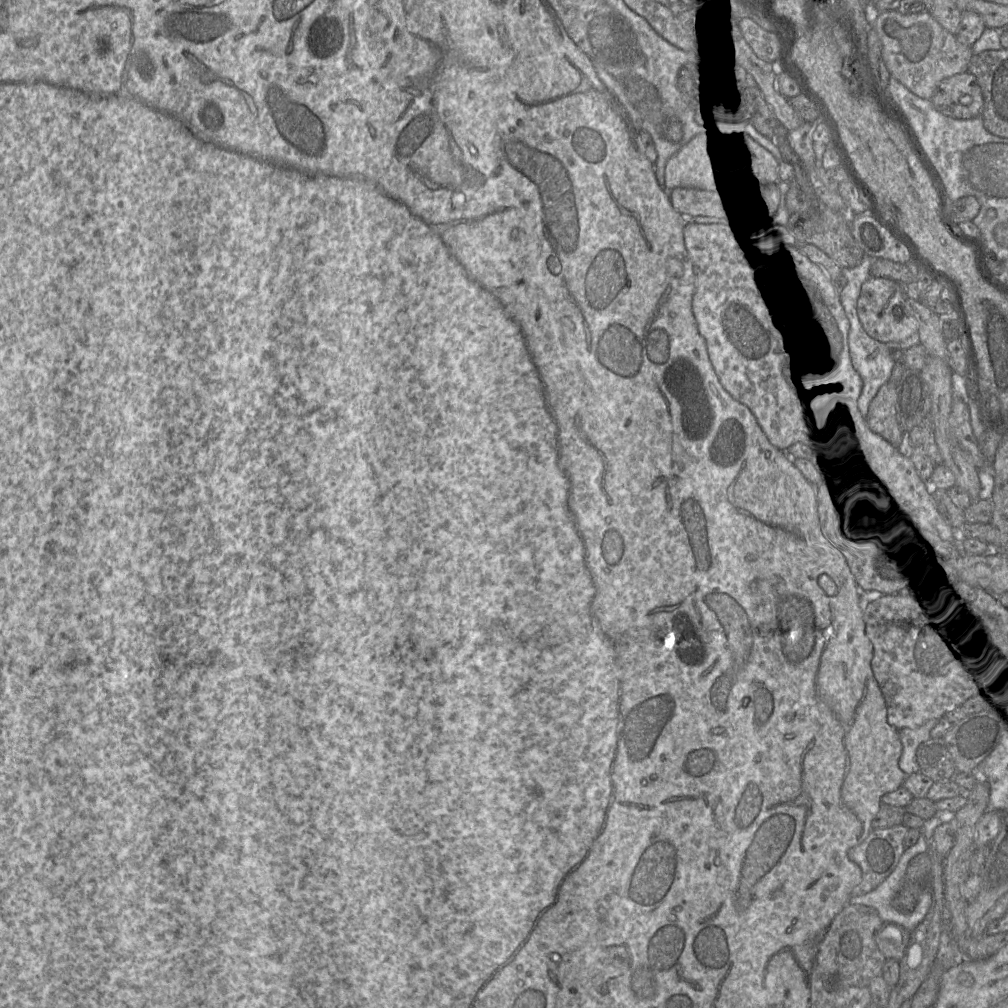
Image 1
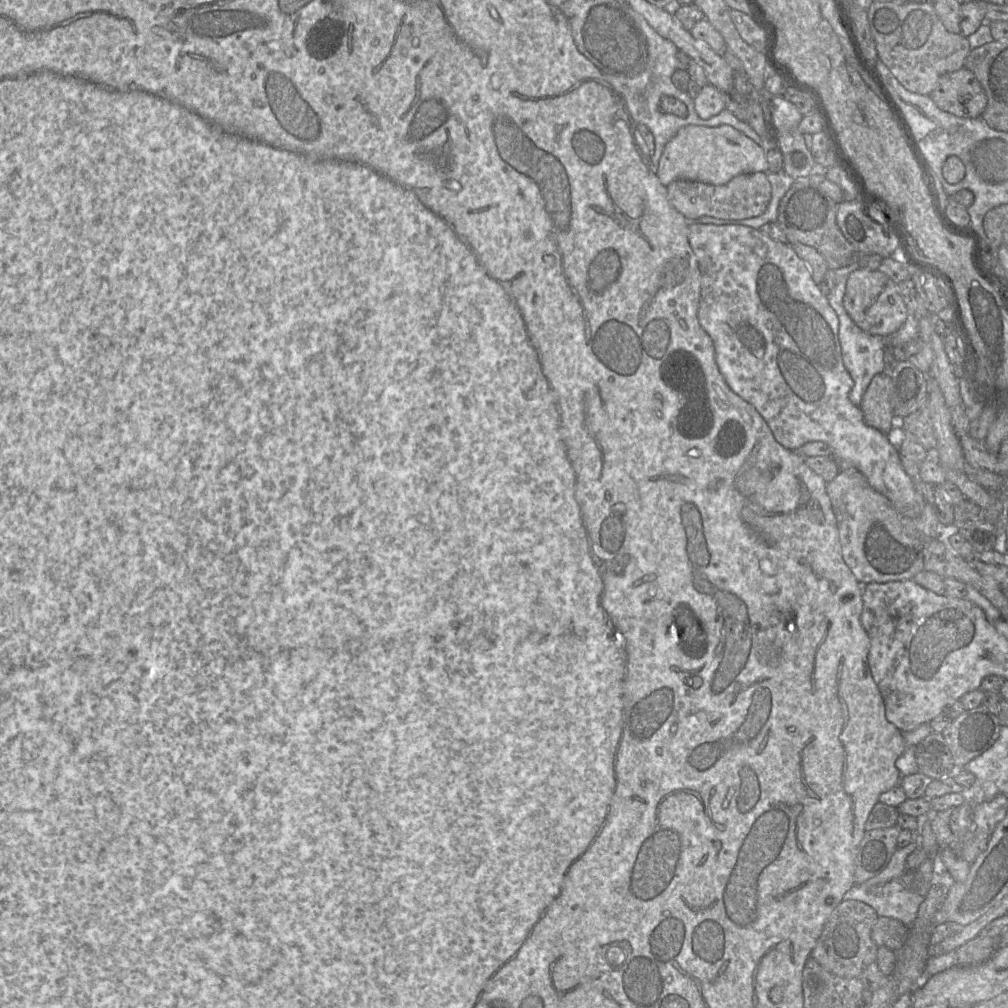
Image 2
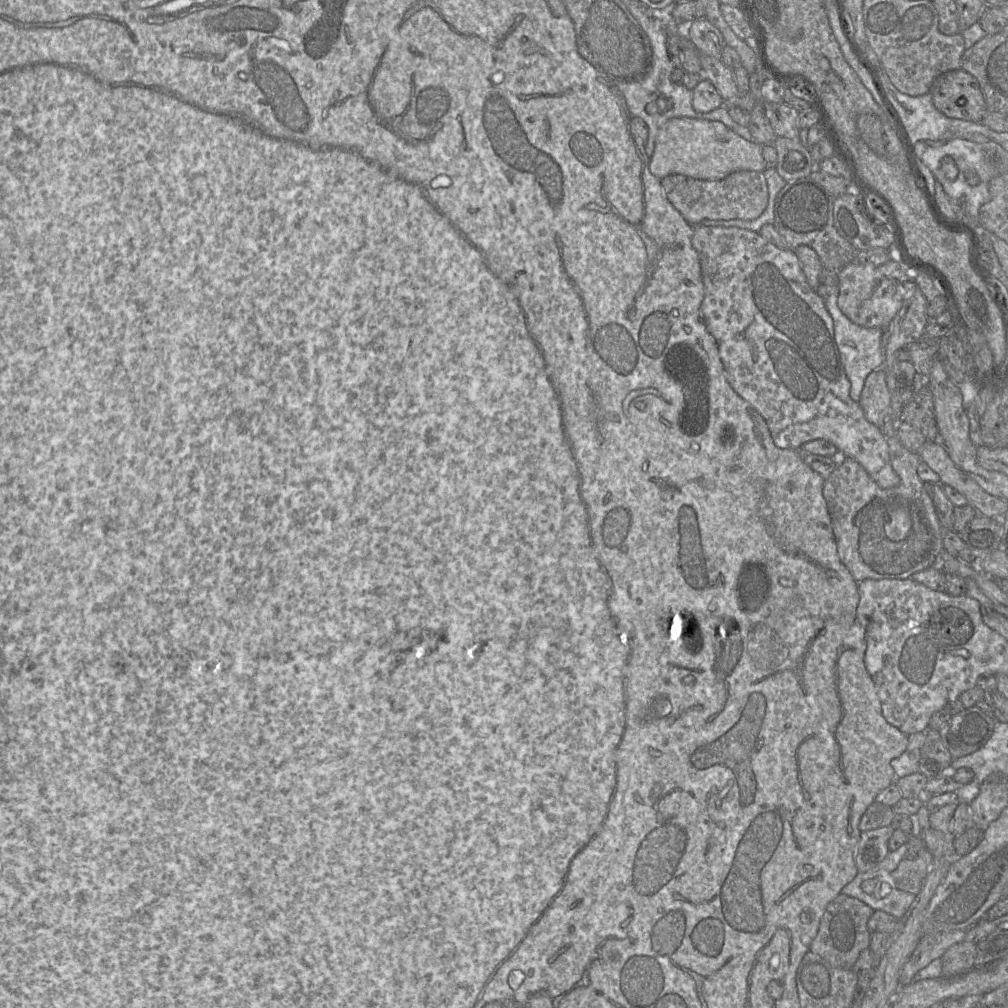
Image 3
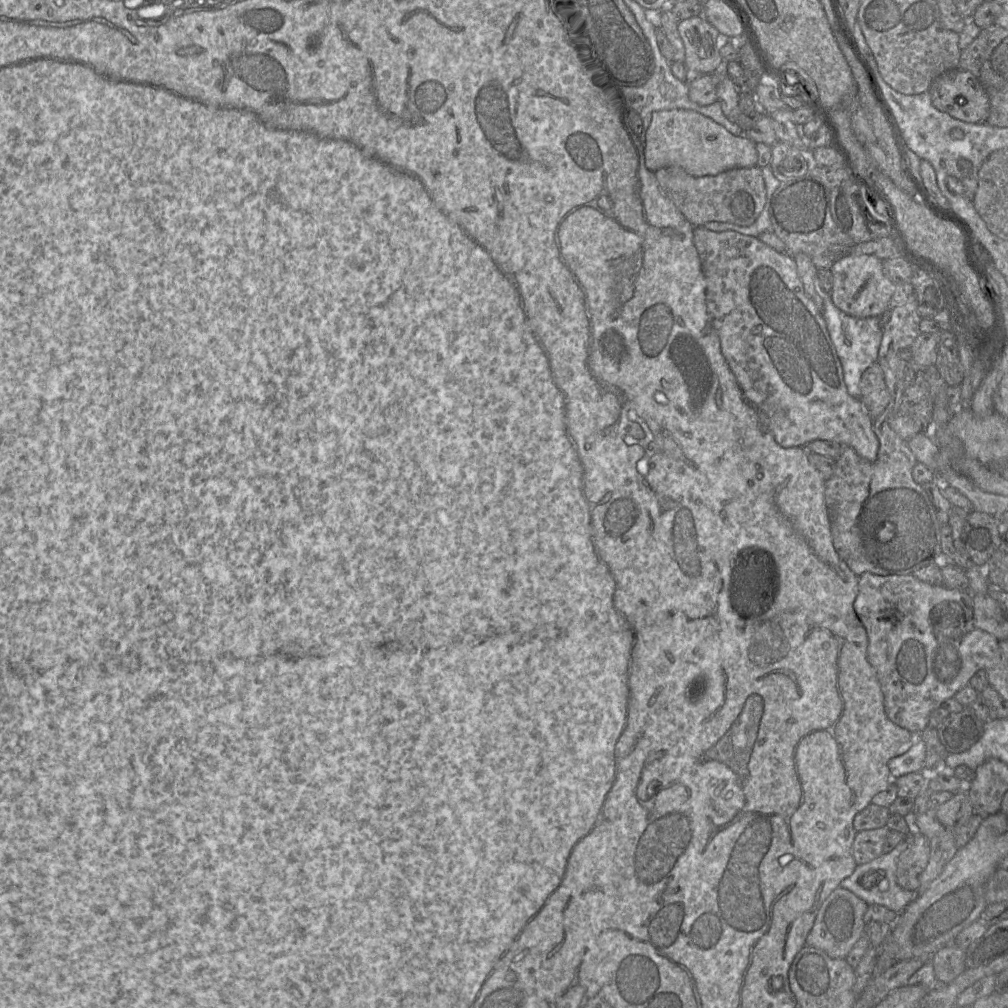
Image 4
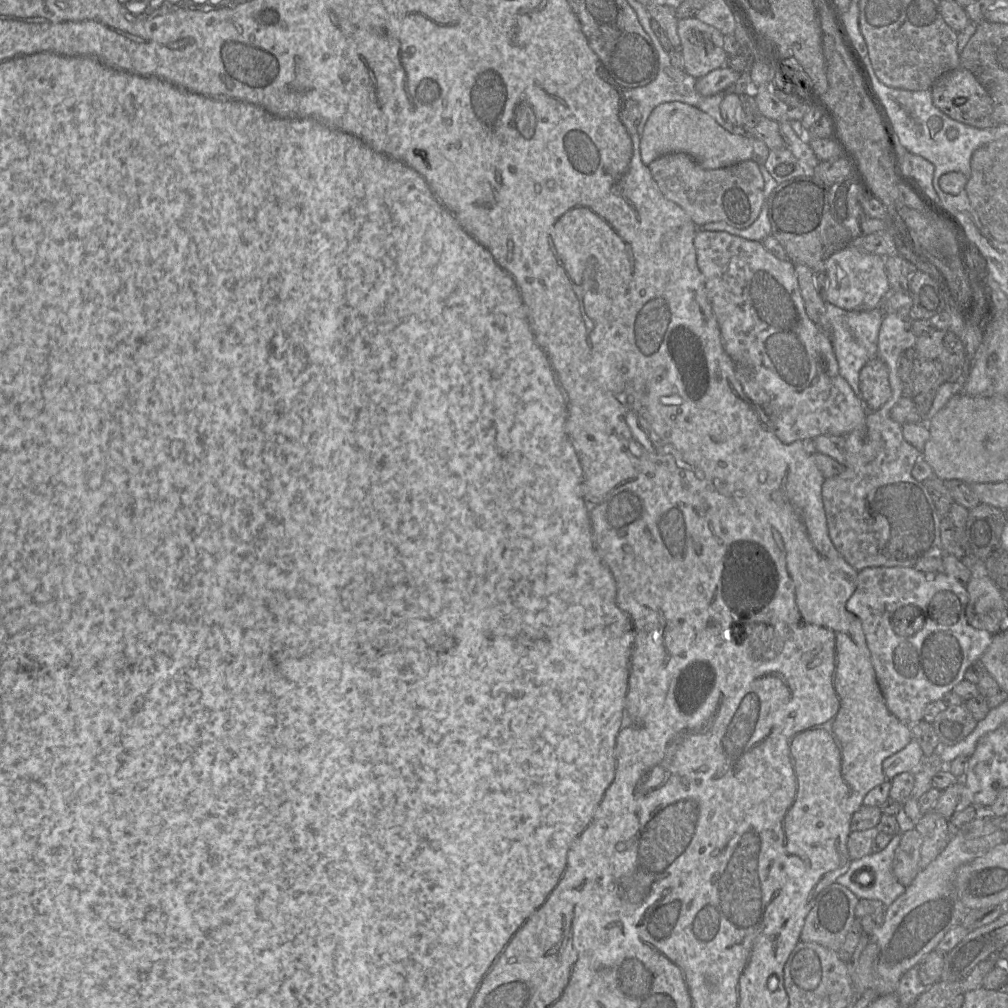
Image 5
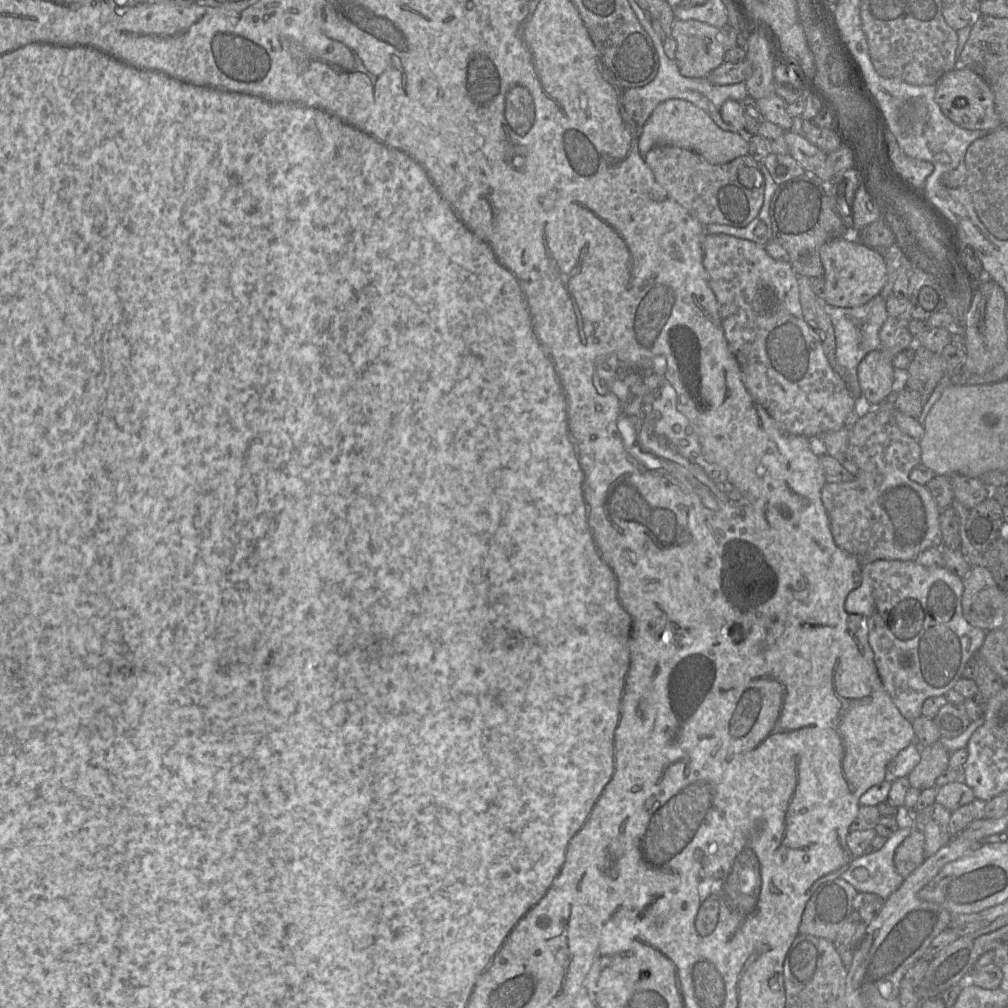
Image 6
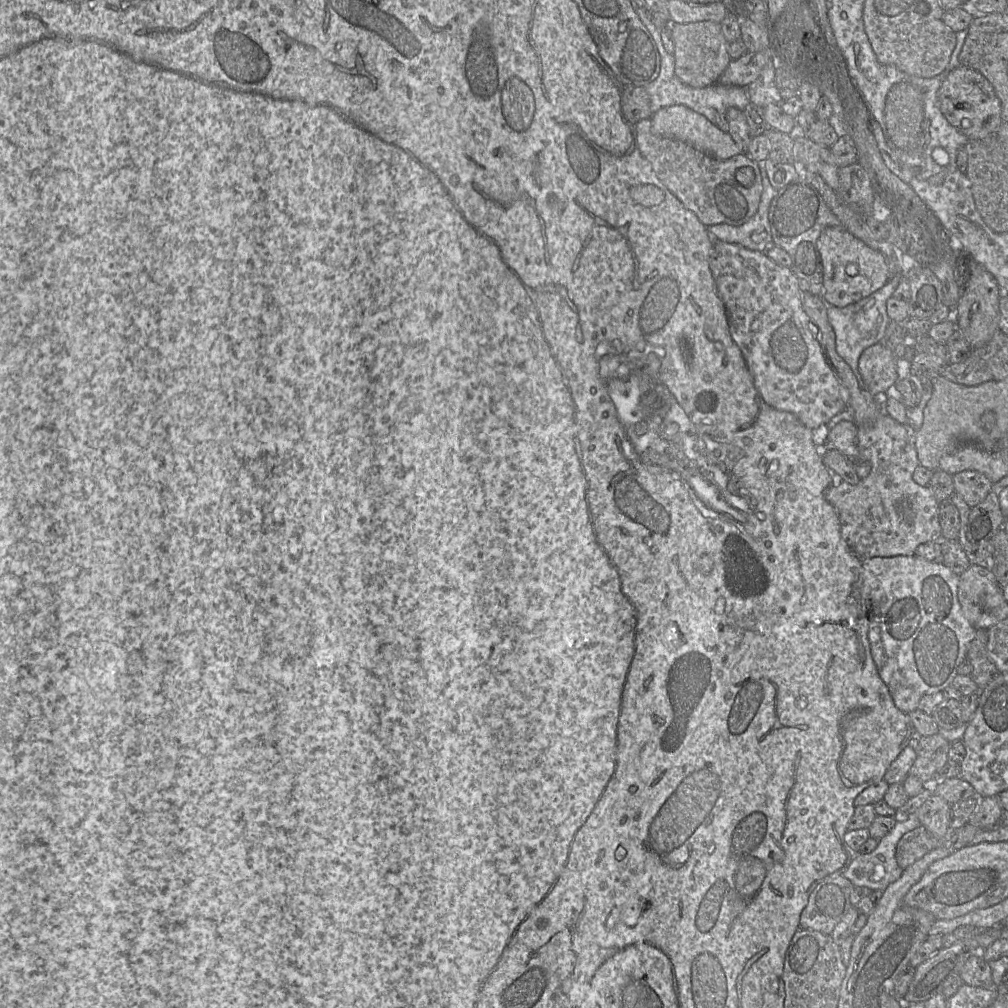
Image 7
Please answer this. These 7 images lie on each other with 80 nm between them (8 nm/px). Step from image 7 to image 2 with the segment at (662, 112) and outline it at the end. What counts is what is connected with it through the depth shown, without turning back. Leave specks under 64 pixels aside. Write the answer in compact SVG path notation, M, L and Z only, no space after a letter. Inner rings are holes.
M688 125L682 127L666 144L656 175L667 187L676 180L722 185L741 174L768 171L766 151L732 126Z

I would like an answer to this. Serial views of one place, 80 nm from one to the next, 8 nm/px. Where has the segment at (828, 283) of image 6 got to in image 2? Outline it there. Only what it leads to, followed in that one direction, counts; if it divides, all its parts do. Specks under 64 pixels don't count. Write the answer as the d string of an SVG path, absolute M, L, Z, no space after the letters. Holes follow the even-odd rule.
M879 270L853 271L846 283L843 307L852 321L865 333L890 337L905 322L907 309L897 283Z

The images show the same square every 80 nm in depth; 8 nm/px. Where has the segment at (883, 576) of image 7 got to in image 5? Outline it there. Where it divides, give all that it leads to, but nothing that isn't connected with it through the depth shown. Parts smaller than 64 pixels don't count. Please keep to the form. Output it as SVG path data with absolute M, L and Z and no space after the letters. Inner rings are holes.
M870 567L858 571L857 586L846 603L846 610L857 616L861 621L862 630L876 674L876 680L886 706L902 723L911 726L923 720L925 707L933 701L941 700L946 693L952 691L958 683L964 680L964 674L968 667L978 661L990 645L993 634L986 630L975 629L967 622L965 610L968 601L969 595L966 586L945 572L924 573L916 570L914 567Z

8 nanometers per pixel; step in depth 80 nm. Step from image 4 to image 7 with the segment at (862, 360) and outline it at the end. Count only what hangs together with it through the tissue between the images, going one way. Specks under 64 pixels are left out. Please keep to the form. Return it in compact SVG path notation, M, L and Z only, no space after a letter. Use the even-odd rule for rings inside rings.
M901 257L901 270L897 271L894 275L892 275L889 278L889 280L886 282L886 284L882 286L879 290L845 307L836 307L832 305L827 305L828 320L835 333L836 351L839 354L839 356L849 365L849 367L851 368L853 374L855 375L858 381L858 384L862 387L865 387L865 383L858 369L859 357L864 349L878 342L883 341L885 336L885 331L890 322L890 319L886 311L886 302L888 298L890 298L893 295L893 292L895 291L898 284L900 283L902 277L903 276L902 276L902 257Z

